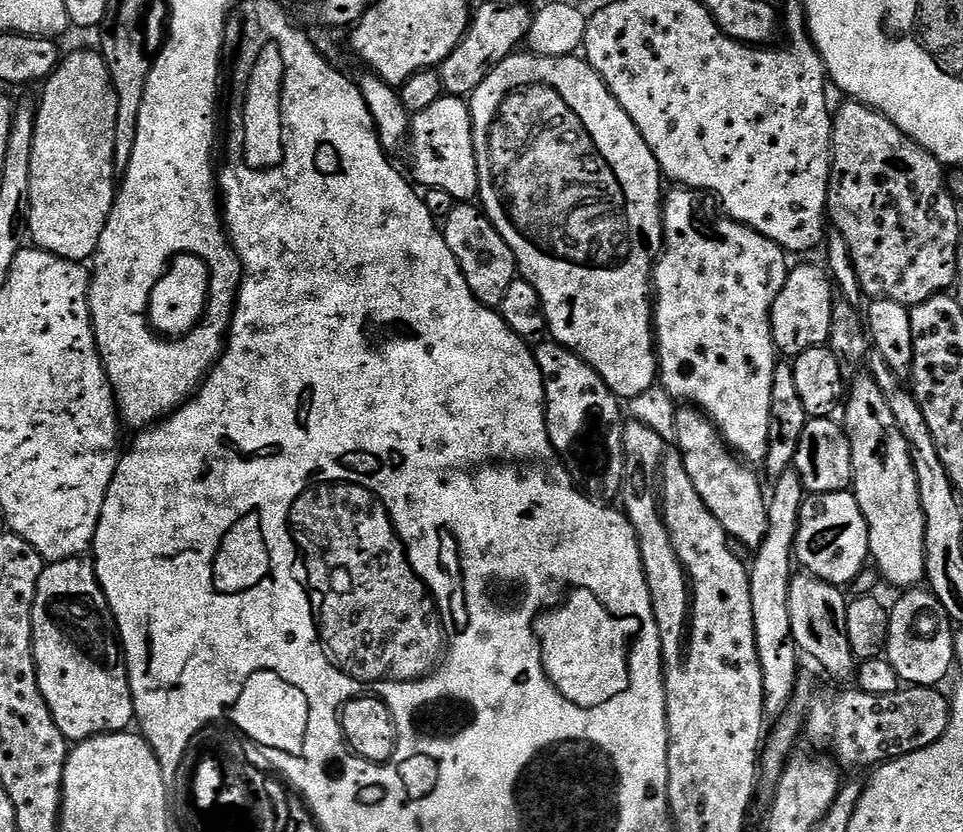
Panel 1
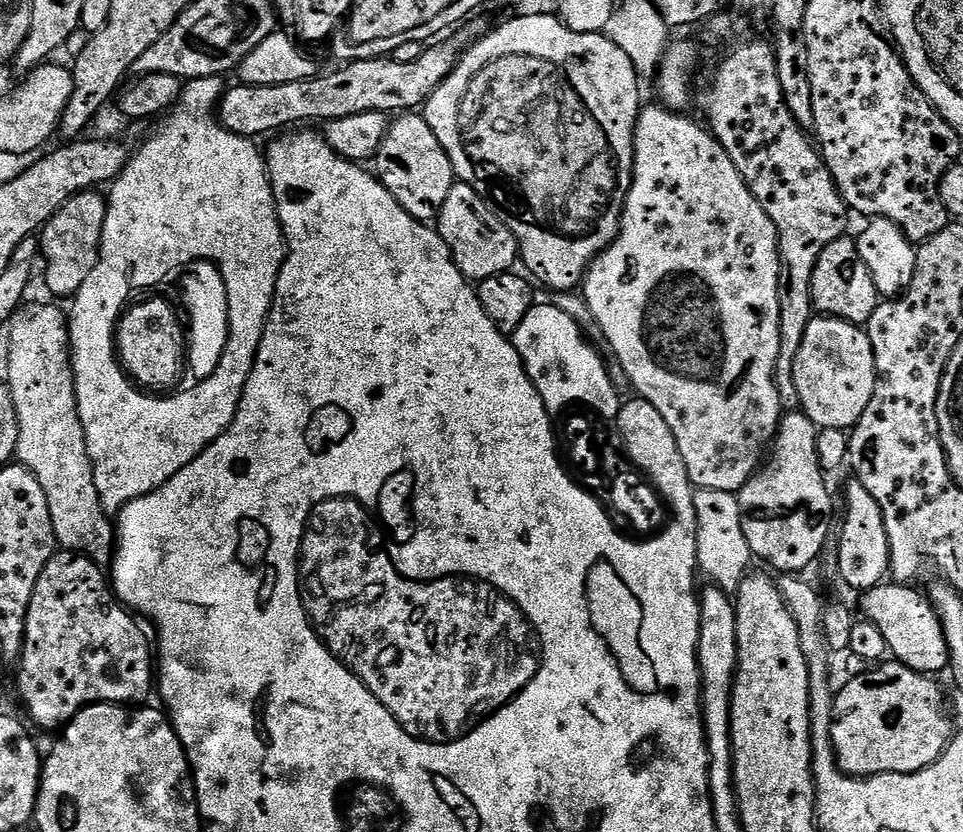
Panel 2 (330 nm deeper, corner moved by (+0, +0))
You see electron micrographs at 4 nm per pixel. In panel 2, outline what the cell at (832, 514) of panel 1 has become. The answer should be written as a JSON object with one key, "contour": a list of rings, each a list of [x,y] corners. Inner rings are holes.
{"contour":[[[852,482],[844,496],[842,542],[838,550],[839,579],[859,590],[874,588],[889,575],[891,559],[884,515],[878,502],[874,502],[874,494],[870,494],[870,490],[859,482]]]}

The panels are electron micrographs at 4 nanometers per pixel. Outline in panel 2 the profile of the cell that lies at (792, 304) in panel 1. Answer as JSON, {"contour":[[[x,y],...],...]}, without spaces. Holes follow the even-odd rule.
{"contour":[[[855,239],[835,240],[818,258],[812,279],[812,306],[817,313],[837,316],[839,320],[849,320],[852,324],[867,325],[870,314],[874,314],[878,303],[874,278],[866,270],[866,262],[856,249]]]}

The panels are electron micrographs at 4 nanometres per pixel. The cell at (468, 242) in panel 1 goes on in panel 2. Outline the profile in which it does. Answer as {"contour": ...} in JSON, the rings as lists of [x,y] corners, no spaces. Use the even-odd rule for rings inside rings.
{"contour":[[[458,182],[450,190],[450,198],[446,198],[446,206],[442,206],[438,217],[438,231],[450,250],[453,262],[469,282],[501,276],[503,272],[517,267],[520,246],[514,234],[469,184]]]}

